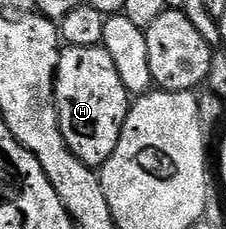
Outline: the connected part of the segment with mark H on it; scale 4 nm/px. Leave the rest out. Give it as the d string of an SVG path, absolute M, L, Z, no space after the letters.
M101 45L63 46L58 56L54 97L58 100L58 120L68 149L89 167L101 168L110 160L120 141L122 126L132 102L124 81L120 81L120 73L116 73L116 61L112 61L106 48Z

